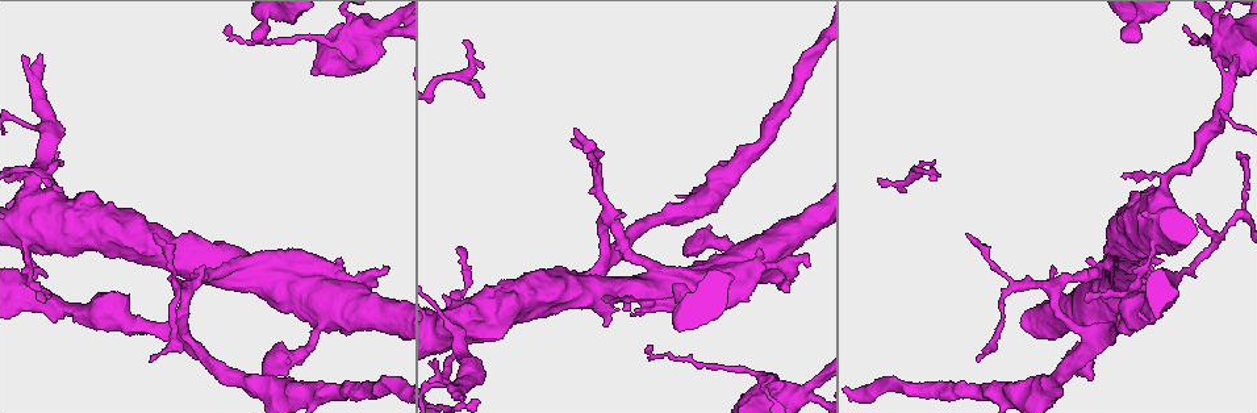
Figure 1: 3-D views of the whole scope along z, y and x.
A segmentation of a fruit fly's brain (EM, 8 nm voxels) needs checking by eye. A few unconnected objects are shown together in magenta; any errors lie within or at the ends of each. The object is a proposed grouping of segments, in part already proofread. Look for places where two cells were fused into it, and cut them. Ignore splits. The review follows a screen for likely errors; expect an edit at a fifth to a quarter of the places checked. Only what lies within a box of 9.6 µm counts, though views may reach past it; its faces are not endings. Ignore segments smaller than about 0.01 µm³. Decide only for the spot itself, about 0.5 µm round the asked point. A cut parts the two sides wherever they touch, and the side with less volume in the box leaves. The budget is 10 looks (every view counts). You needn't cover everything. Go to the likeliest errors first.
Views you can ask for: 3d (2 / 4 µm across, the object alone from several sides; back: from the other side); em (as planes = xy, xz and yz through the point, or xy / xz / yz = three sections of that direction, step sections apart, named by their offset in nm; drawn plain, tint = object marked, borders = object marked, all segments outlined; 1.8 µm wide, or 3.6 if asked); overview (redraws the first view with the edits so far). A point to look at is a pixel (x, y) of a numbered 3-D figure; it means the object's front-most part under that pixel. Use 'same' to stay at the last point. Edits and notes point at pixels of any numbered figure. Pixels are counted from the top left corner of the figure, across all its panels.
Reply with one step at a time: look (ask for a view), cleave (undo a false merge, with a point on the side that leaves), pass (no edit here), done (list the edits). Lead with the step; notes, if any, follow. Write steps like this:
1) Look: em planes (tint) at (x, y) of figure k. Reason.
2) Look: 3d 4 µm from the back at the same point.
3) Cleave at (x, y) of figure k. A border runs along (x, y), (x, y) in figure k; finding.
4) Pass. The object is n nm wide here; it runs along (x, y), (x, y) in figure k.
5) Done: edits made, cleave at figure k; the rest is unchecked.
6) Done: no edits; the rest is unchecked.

Look: 3d 4 µm at (774, 388) of figure 1. Abrupt turn.

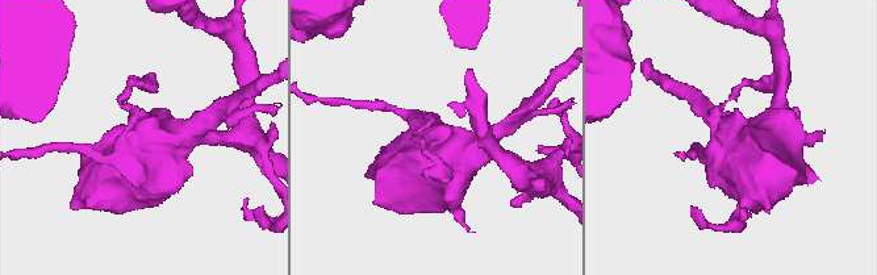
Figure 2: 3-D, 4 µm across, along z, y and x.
Look: em 3.6 µm planes (tint) at (139, 136) of figure 2.

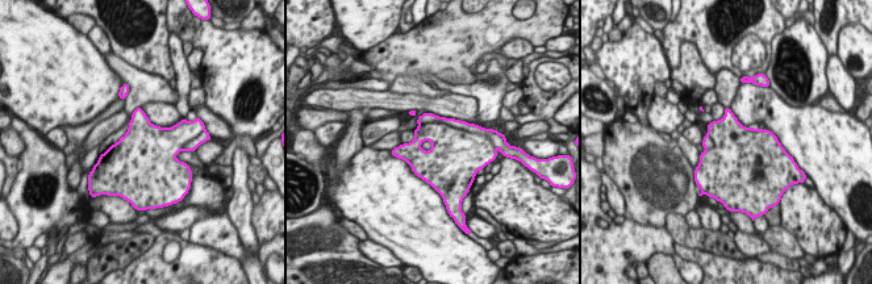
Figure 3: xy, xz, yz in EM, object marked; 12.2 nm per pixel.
Cleave at (429, 117) of figure 3. The part that leaves runs along (413, 112), (420, 118), (470, 129) in figure 3; a second cell is stuck on.

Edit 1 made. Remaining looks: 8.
Look: overview.

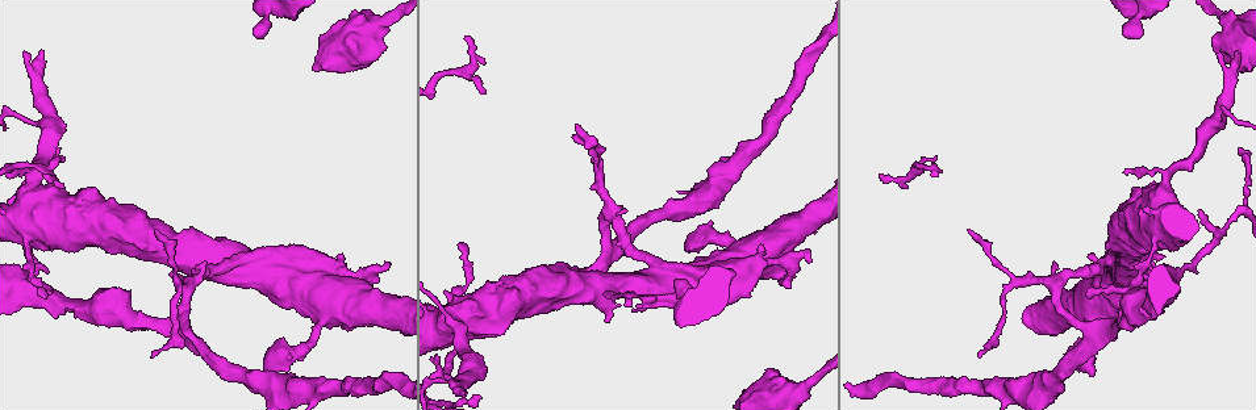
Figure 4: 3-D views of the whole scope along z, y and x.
Look: 3d 2 µm at (188, 329) of figure 4. Branch point.

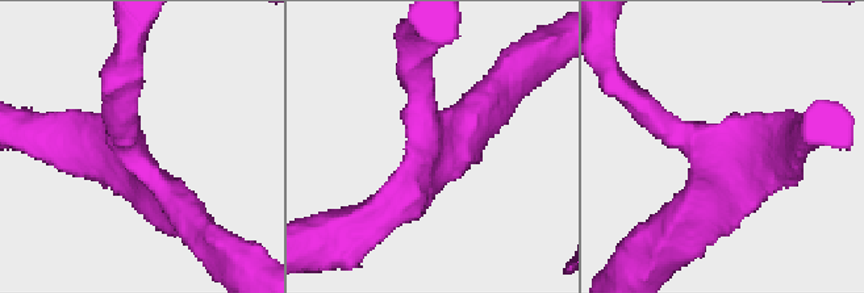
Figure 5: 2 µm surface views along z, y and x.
Look: em planes (tint) at (692, 145) of figure 5. Shape alone is not enough.

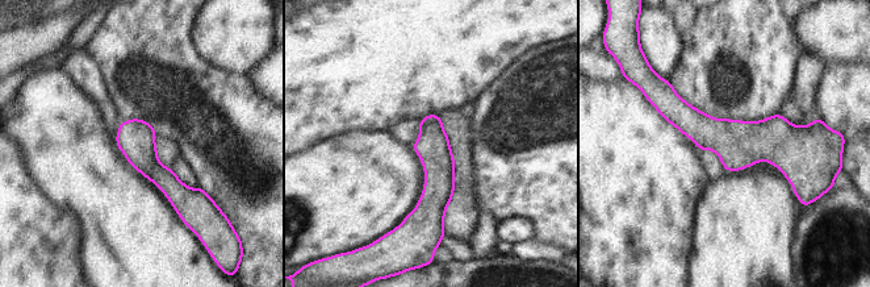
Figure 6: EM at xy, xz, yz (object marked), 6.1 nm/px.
Pass. It runs along (659, 104), (727, 138), (804, 138) in figure 6; one cell here.

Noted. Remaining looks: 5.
Look: 3d 4 µm at (32, 176) of figure 4. Three-way junction.

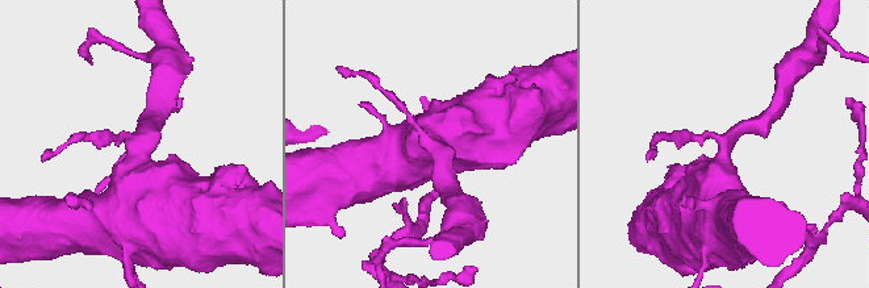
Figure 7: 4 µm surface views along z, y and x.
Look: em 3.6 µm planes (tint) at (435, 147) of figure 7. 3 arms meet here; shape alone is not enough.

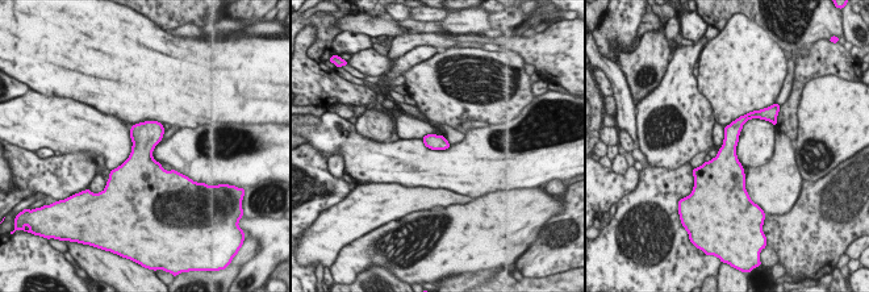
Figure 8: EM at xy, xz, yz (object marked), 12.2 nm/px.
Pass. All the same cell.

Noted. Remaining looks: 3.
Look: em xy step 4 (borders) at (236, 259) of figure 4. Sharp bend.

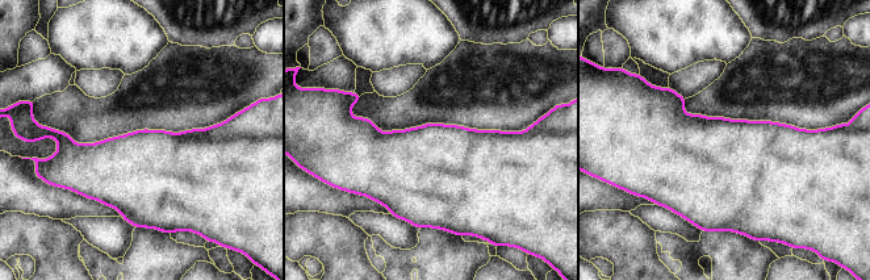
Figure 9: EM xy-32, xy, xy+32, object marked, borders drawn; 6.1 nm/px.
Cleave at (241, 125) of figure 9. Two cells meet here.

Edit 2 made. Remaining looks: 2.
Done: edits made, cleave at figure 3, cleave at figure 9; the rest is unchecked.

